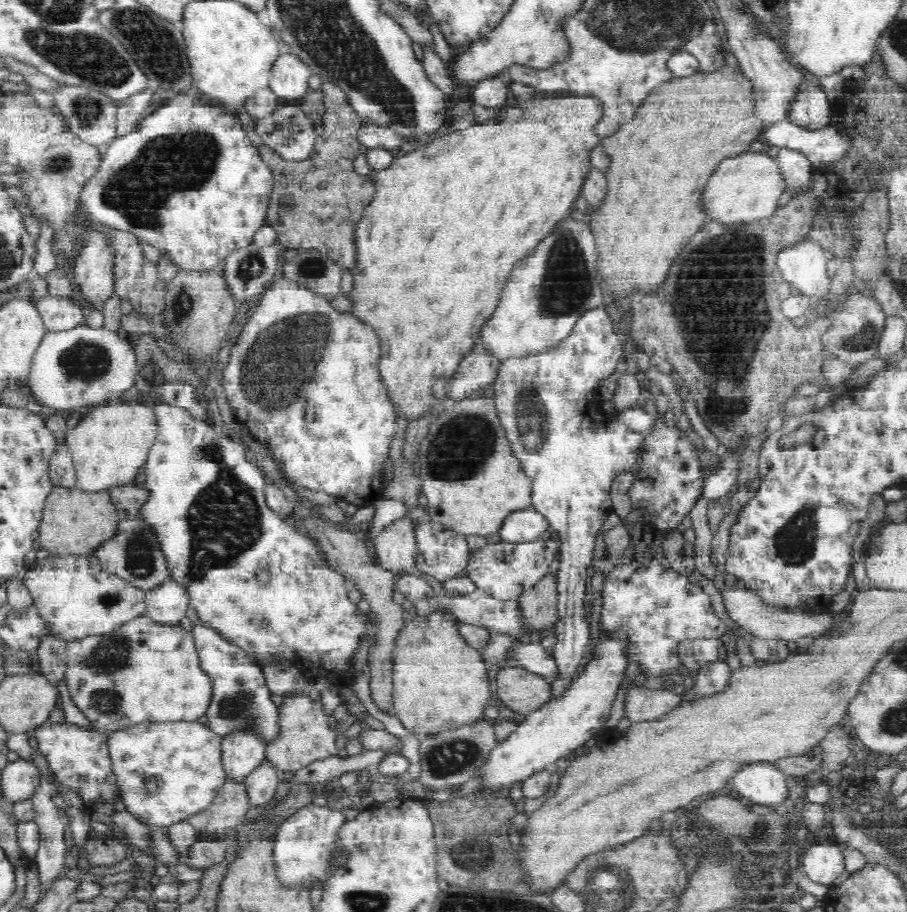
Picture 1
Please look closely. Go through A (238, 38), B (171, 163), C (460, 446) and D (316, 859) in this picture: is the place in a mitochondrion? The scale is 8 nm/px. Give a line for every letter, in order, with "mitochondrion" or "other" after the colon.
A: other
B: mitochondrion
C: mitochondrion
D: other

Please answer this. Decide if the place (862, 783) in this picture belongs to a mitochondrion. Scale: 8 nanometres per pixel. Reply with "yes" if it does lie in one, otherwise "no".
no

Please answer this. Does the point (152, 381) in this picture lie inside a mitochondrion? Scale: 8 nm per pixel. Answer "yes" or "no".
no

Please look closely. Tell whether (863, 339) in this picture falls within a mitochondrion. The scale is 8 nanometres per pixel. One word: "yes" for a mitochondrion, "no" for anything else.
yes

